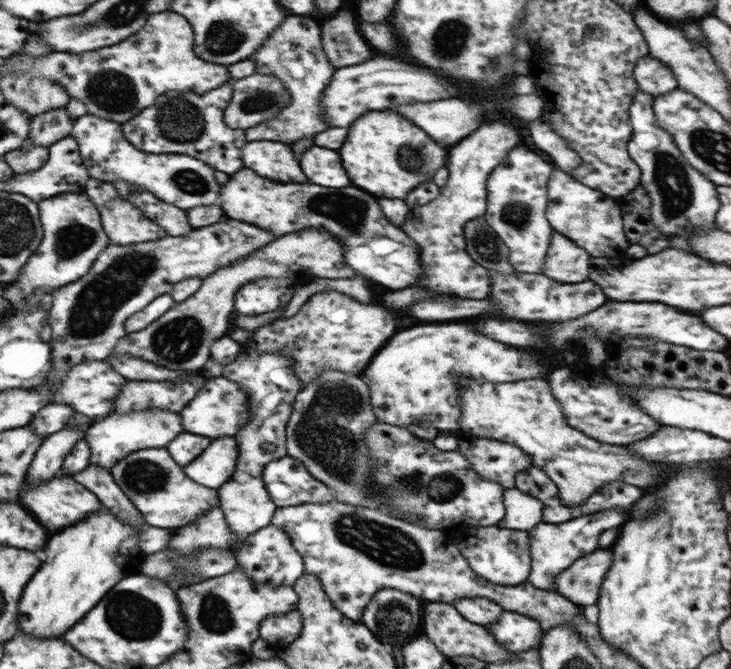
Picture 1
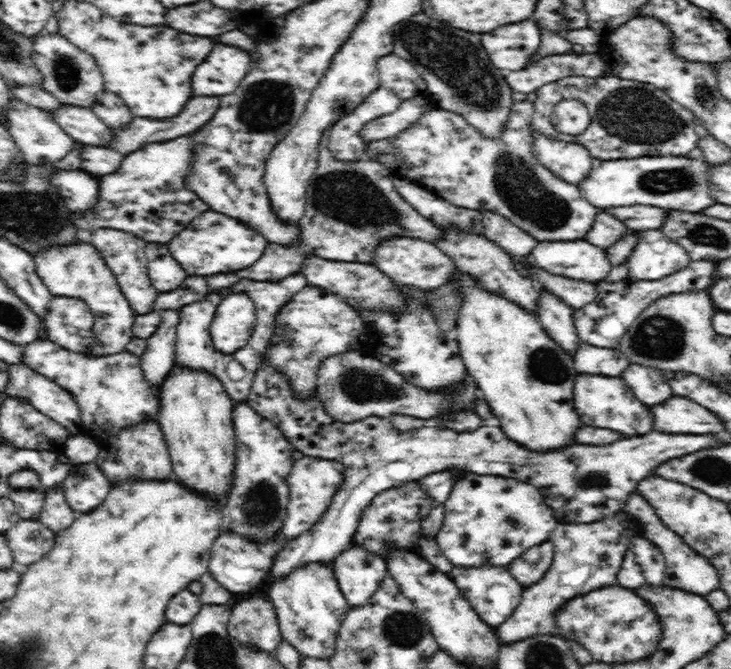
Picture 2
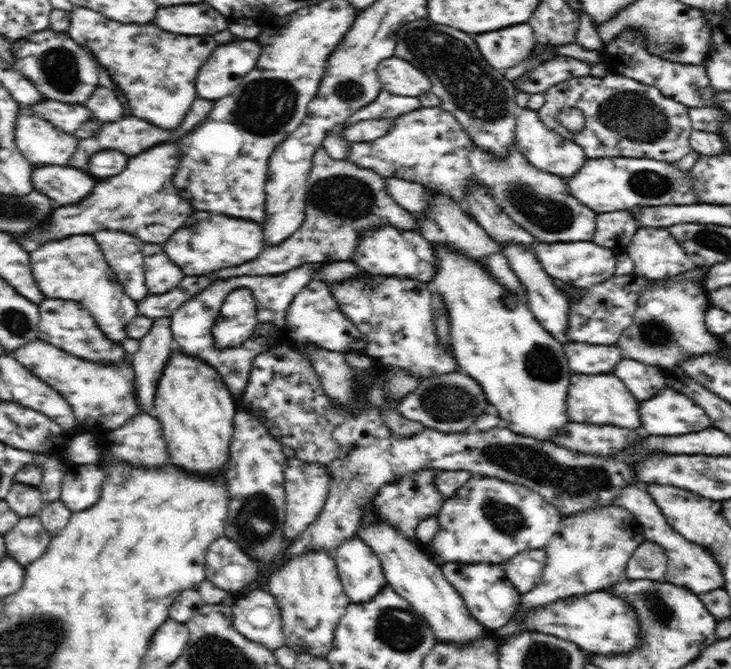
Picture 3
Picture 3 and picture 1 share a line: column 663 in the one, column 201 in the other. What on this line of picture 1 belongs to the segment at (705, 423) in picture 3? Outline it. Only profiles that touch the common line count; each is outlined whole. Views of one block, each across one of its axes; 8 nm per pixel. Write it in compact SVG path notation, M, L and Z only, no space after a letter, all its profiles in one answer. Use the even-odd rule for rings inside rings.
M207 377L204 388L198 392L198 396L184 406L180 412L182 424L186 432L216 438L216 436L234 436L236 432L244 429L251 420L250 401L246 391L242 389L240 383L228 379L228 377Z

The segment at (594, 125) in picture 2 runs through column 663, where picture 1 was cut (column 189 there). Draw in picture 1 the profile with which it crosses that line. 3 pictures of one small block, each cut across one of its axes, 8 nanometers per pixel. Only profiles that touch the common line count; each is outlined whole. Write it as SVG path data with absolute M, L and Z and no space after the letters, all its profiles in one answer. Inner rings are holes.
M224 83L218 88L214 88L206 93L194 93L192 91L173 91L164 93L154 105L144 108L134 118L124 121L121 124L122 134L126 140L135 148L152 155L187 155L191 158L209 164L214 170L226 173L230 176L236 175L245 164L241 160L241 151L247 144L246 131L244 129L232 129L224 123L224 110L230 102L232 96L232 86Z

